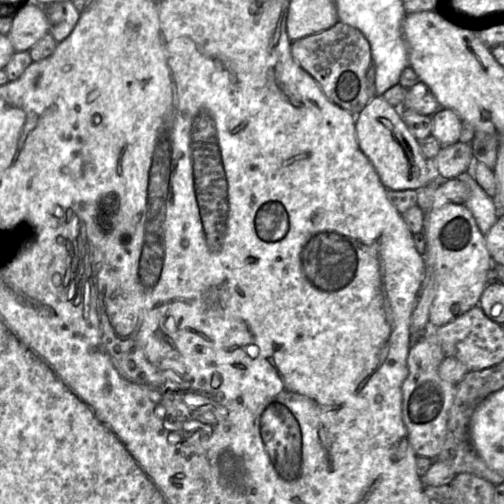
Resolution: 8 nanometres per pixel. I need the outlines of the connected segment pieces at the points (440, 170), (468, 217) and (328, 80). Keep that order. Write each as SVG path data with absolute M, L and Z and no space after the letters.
M461 141L442 146L437 156L430 162L440 178L456 178L466 172L474 162L472 146Z
M447 203L425 213L424 237L424 261L427 260L435 272L435 297L429 311L429 326L438 328L478 305L493 260L485 236L464 204Z
M337 22L326 30L292 41L291 53L316 80L326 97L353 115L358 115L377 96L370 44L358 29Z

